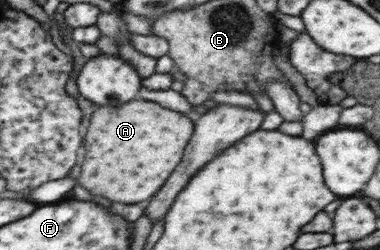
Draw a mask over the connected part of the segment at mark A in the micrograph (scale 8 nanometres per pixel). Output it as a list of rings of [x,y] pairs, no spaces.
[[[128,101],[118,107],[100,107],[90,117],[86,131],[86,155],[76,183],[92,195],[110,201],[140,203],[166,181],[178,165],[184,145],[192,135],[192,121],[152,101]]]

